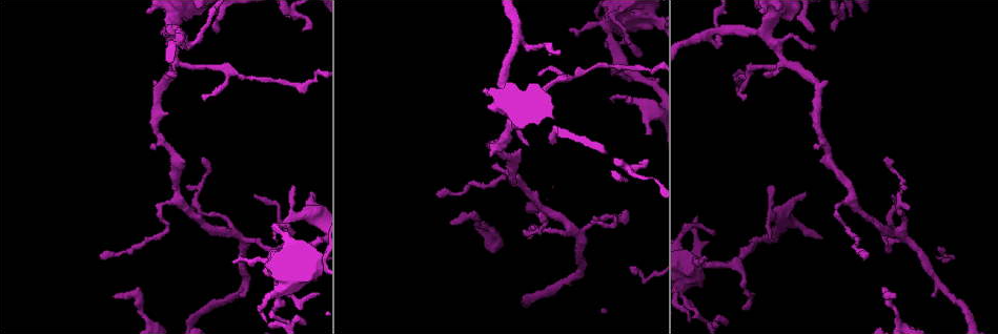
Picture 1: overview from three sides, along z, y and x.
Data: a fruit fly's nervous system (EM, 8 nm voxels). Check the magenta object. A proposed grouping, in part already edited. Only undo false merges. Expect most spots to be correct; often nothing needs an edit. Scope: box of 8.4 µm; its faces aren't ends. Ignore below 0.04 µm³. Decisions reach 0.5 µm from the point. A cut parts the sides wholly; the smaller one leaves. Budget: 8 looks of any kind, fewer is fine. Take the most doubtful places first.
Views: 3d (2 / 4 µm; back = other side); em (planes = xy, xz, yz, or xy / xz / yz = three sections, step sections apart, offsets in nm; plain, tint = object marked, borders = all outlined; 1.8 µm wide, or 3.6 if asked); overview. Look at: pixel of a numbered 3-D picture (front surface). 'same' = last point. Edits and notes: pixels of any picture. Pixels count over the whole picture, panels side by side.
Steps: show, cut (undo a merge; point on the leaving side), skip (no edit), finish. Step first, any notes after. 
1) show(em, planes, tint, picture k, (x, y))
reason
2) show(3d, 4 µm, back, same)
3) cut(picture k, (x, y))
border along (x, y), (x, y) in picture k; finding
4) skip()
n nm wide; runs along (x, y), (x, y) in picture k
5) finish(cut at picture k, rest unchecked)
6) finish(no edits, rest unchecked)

show(3d, 4 µm, picture 1, (176, 59))
a fork

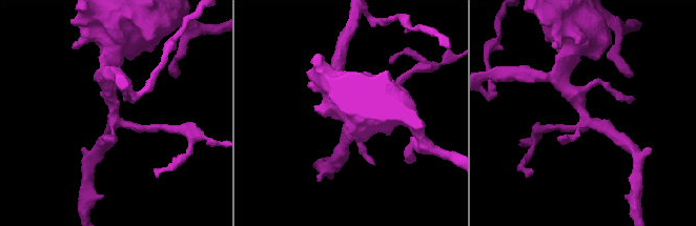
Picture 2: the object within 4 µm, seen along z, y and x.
show(em, planes, tint, picture 2, (114, 119))

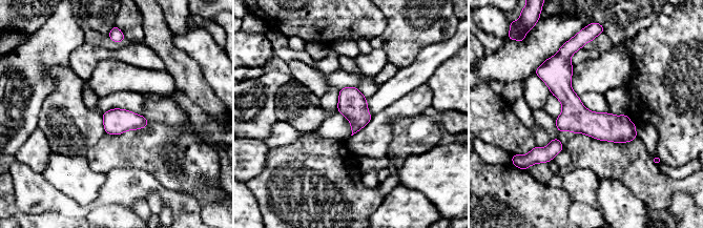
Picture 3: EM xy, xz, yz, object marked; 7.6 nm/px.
skip()
190 nm wide; runs along (571, 52), (570, 101), (632, 137) in picture 3; one neuron here

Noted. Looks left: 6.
show(em, xy, step 16, tint, picture 1, (691, 267))
sharp bend

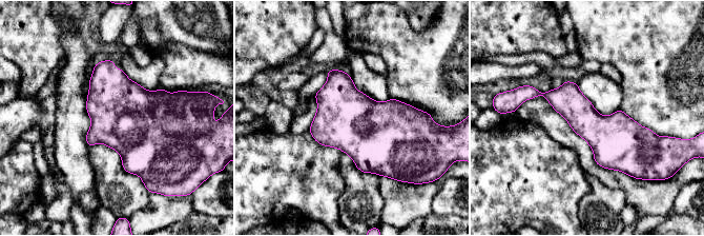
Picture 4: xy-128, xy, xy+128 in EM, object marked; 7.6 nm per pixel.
show(em, planes, borders, same)

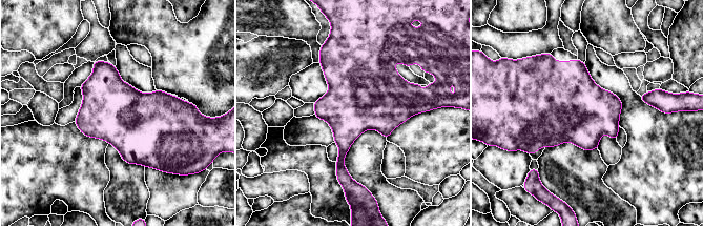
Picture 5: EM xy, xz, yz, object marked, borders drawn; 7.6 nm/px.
skip()
continuous, no second neuron

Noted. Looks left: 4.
show(3d, 2 µm, picture 1, (707, 33))
a fork

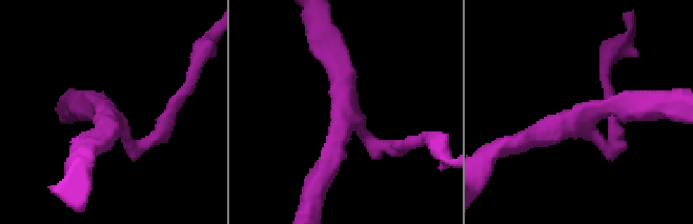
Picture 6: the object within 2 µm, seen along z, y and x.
show(em, planes, tint, picture 6, (588, 118))
3 arms; now the EM

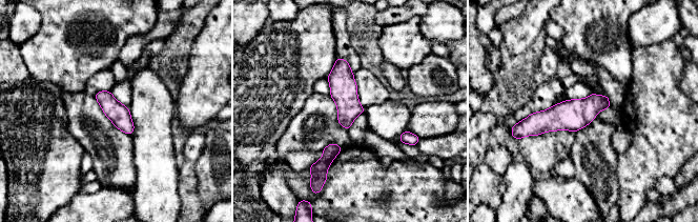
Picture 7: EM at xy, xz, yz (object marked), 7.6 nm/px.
skip()
160 nm wide; runs along (607, 102), (525, 125) in picture 7; continuous, no second neuron

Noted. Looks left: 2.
finish(no edits, rest unchecked)

